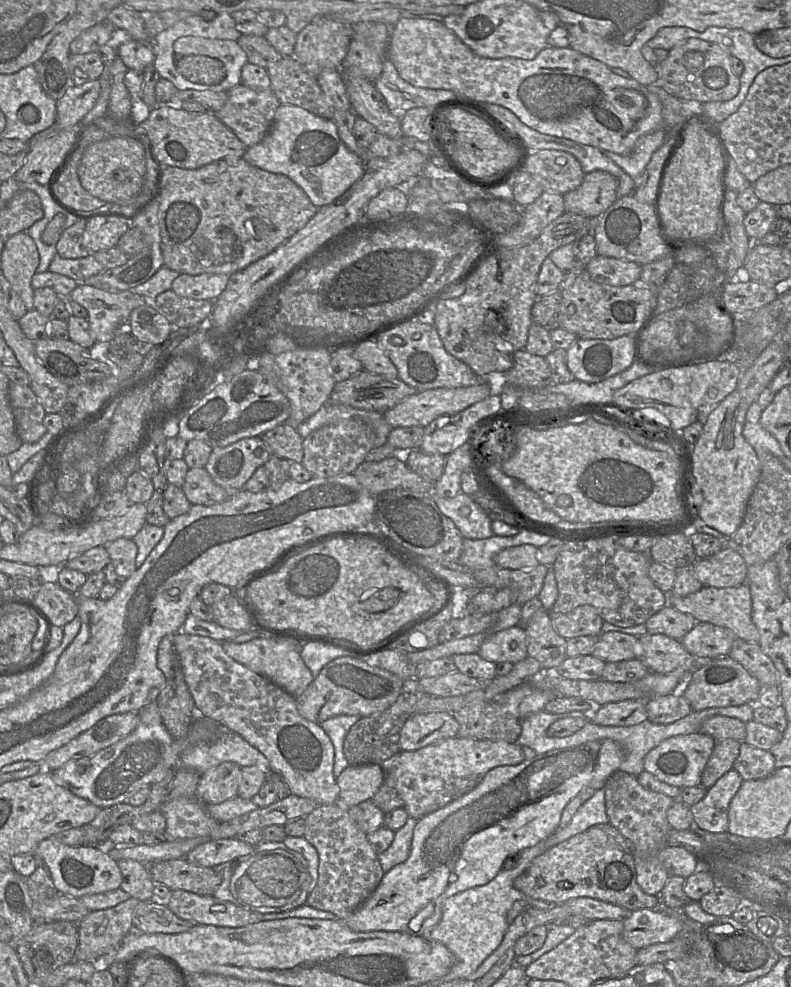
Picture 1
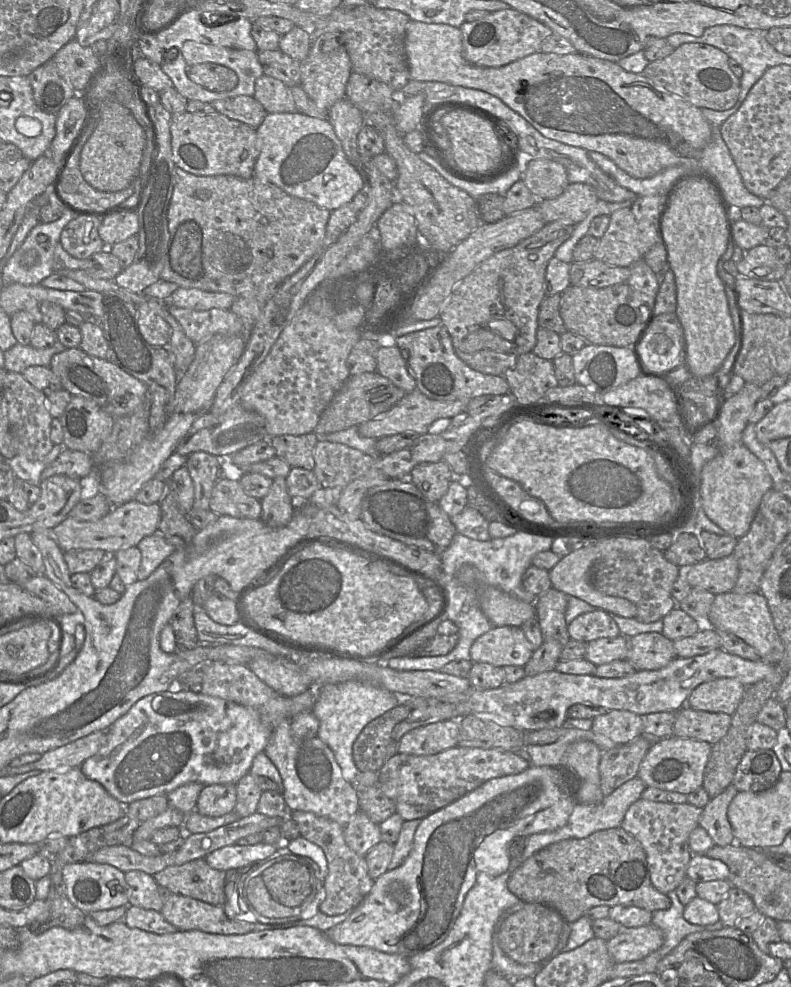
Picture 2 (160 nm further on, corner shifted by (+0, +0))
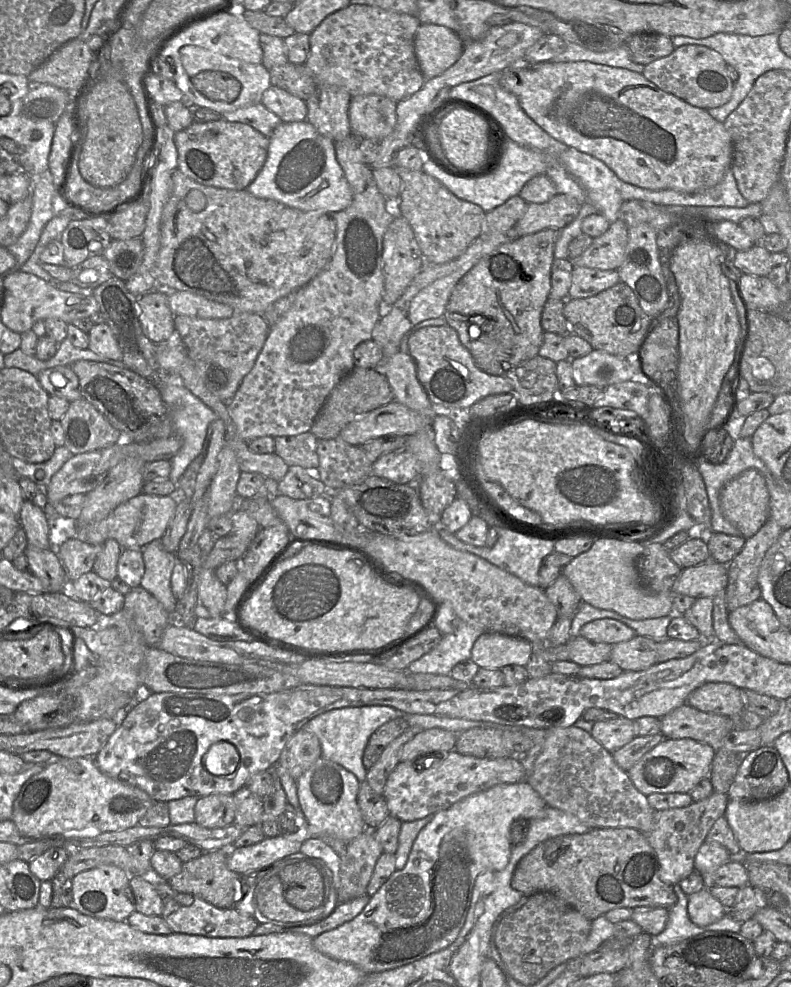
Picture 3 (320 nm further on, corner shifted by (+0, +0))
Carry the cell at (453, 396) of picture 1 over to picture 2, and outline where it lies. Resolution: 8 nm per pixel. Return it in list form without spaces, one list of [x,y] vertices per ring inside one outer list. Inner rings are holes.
[[[419,390],[407,393],[396,405],[378,418],[362,423],[358,426],[360,435],[368,438],[379,439],[385,436],[414,431],[423,435],[429,431],[431,425],[439,419],[450,419],[466,409],[467,400],[434,400]]]

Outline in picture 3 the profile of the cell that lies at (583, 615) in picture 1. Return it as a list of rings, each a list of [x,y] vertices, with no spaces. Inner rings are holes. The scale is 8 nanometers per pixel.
[[[598,619],[585,624],[580,636],[597,643],[614,645],[635,637],[636,632],[615,619]]]

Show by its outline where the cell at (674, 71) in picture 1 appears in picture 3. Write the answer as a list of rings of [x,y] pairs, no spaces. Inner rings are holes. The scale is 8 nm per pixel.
[[[696,44],[675,48],[668,56],[647,64],[642,74],[661,90],[706,110],[726,104],[734,89],[734,82],[728,75],[722,56],[711,48]]]

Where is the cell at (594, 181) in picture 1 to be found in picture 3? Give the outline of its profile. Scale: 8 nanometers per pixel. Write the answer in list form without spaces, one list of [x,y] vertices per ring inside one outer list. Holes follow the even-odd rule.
[[[556,194],[545,203],[527,203],[525,213],[514,226],[515,234],[525,236],[545,229],[562,230],[575,220],[581,206],[566,194]]]

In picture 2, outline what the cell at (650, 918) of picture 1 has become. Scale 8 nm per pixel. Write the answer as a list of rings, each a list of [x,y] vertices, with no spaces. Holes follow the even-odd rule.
[[[649,924],[635,928],[623,928],[607,941],[607,948],[615,964],[643,960],[659,949],[664,942],[663,931]]]

